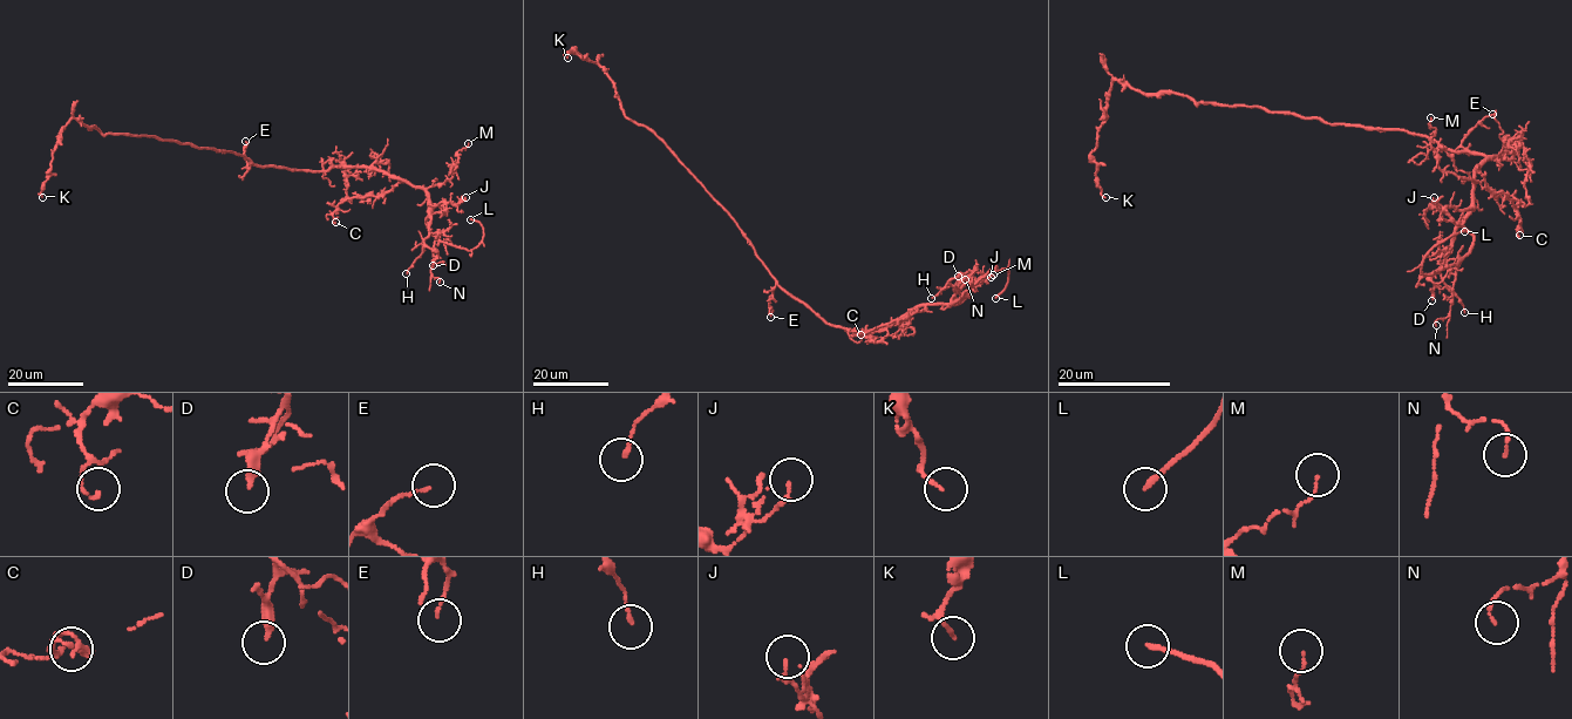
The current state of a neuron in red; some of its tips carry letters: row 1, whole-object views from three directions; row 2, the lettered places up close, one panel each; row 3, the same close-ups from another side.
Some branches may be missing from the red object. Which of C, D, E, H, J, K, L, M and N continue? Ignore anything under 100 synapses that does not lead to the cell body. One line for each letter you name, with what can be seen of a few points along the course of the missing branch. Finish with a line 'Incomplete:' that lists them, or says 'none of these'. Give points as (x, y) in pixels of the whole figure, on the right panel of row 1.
L: course (1464, 231), (1476, 226), (1478, 230)
Incomplete: L

